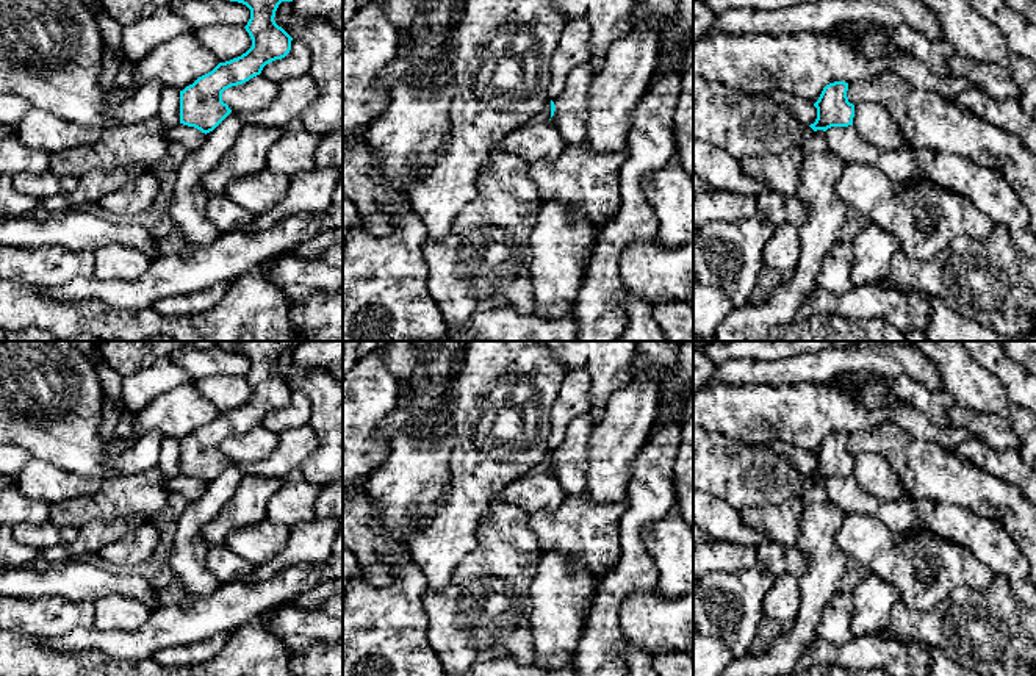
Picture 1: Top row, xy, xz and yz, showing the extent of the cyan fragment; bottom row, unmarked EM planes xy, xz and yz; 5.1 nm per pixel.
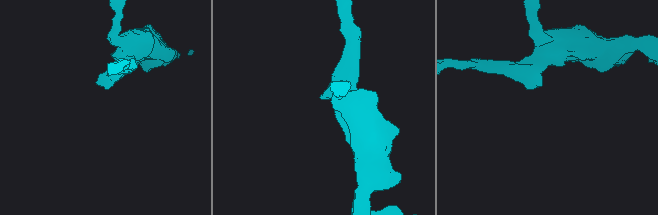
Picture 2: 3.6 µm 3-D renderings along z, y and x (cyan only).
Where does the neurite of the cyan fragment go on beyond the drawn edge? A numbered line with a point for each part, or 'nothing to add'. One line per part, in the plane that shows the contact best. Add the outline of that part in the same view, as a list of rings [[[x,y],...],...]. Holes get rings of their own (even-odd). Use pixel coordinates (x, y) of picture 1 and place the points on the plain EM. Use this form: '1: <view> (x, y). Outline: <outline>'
nothing to add

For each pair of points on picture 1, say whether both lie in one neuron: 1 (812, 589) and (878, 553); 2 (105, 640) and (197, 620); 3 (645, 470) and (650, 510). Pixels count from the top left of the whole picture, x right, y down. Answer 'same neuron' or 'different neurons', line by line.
1: different neurons
2: same neuron
3: same neuron

